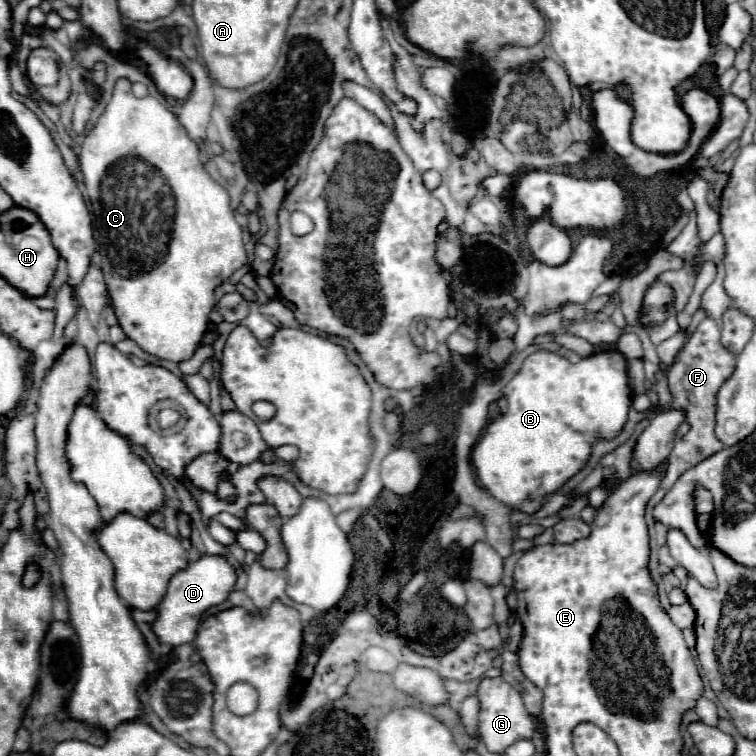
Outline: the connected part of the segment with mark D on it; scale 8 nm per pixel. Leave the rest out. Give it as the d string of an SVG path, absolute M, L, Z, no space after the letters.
M202 555L198 561L190 563L186 571L178 571L168 583L166 597L158 605L158 619L152 625L160 643L176 647L194 641L200 617L210 607L224 603L234 585L236 585L236 569L224 555Z

